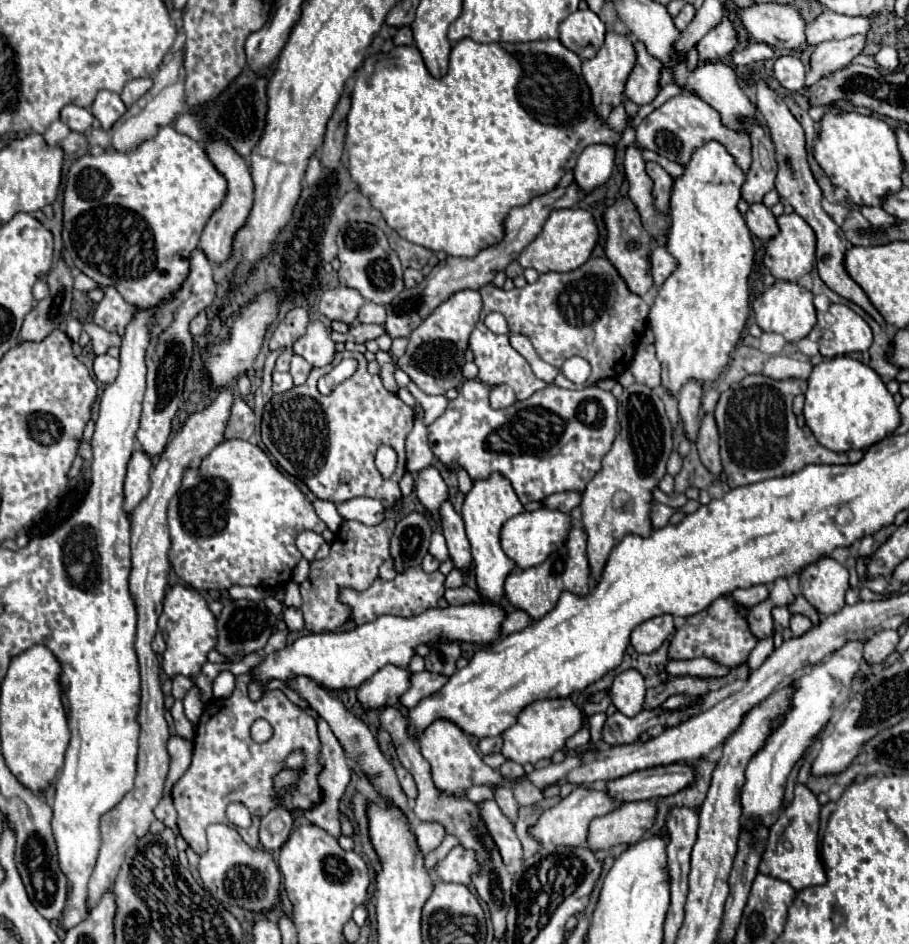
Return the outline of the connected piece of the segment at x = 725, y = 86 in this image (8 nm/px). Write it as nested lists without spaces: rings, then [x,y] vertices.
[[[685,62],[681,64],[673,64],[673,70],[675,70],[675,82],[681,86],[681,88],[687,88],[691,92],[695,92],[699,98],[703,98],[707,104],[711,104],[723,118],[723,122],[735,130],[745,130],[743,124],[739,122],[741,116],[755,116],[757,108],[749,102],[745,90],[739,86],[739,80],[735,76],[735,72],[727,66],[727,64],[721,64],[721,62],[707,62],[707,64],[699,64],[693,72],[689,72],[685,68]]]

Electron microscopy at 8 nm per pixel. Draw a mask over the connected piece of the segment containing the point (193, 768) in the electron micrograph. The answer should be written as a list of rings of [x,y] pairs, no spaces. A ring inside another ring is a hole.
[[[241,674],[235,680],[235,690],[229,698],[213,698],[205,704],[203,716],[197,724],[197,734],[193,738],[193,758],[191,766],[185,770],[185,774],[175,782],[173,786],[173,802],[177,810],[177,824],[179,832],[185,838],[185,842],[193,848],[195,854],[203,856],[207,848],[205,840],[205,828],[213,822],[227,824],[225,810],[231,802],[243,802],[251,812],[251,826],[245,830],[239,830],[243,840],[249,846],[259,848],[257,828],[259,818],[275,806],[273,796],[273,774],[283,764],[283,758],[295,748],[303,748],[307,754],[307,774],[303,774],[303,782],[299,782],[299,790],[295,790],[295,798],[291,798],[291,806],[299,810],[311,810],[315,808],[321,798],[321,786],[319,786],[319,774],[323,766],[319,764],[321,754],[321,742],[317,738],[317,724],[315,718],[307,716],[303,710],[299,710],[281,690],[265,692],[259,700],[249,698],[249,684],[253,682],[251,674]],[[257,720],[271,720],[275,724],[275,732],[271,740],[257,744],[249,728]]]

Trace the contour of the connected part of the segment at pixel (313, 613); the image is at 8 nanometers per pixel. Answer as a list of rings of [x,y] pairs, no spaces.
[[[383,520],[375,526],[365,526],[361,522],[343,522],[331,544],[329,556],[311,562],[311,572],[299,586],[303,598],[301,612],[305,616],[305,628],[309,632],[333,632],[351,618],[351,608],[339,600],[339,594],[343,588],[363,592],[371,586],[371,582],[377,578],[379,566],[389,558],[389,538],[393,530],[393,520]]]

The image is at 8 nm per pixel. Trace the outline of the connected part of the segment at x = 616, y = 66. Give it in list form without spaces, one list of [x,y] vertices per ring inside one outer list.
[[[607,32],[605,36],[605,44],[601,46],[601,50],[597,52],[595,58],[583,60],[581,66],[581,74],[589,86],[591,92],[591,102],[593,102],[593,112],[597,114],[597,118],[601,122],[607,120],[609,112],[619,106],[623,102],[623,88],[625,88],[625,80],[631,72],[635,64],[635,50],[633,50],[633,42],[627,36],[615,34],[615,32]]]

